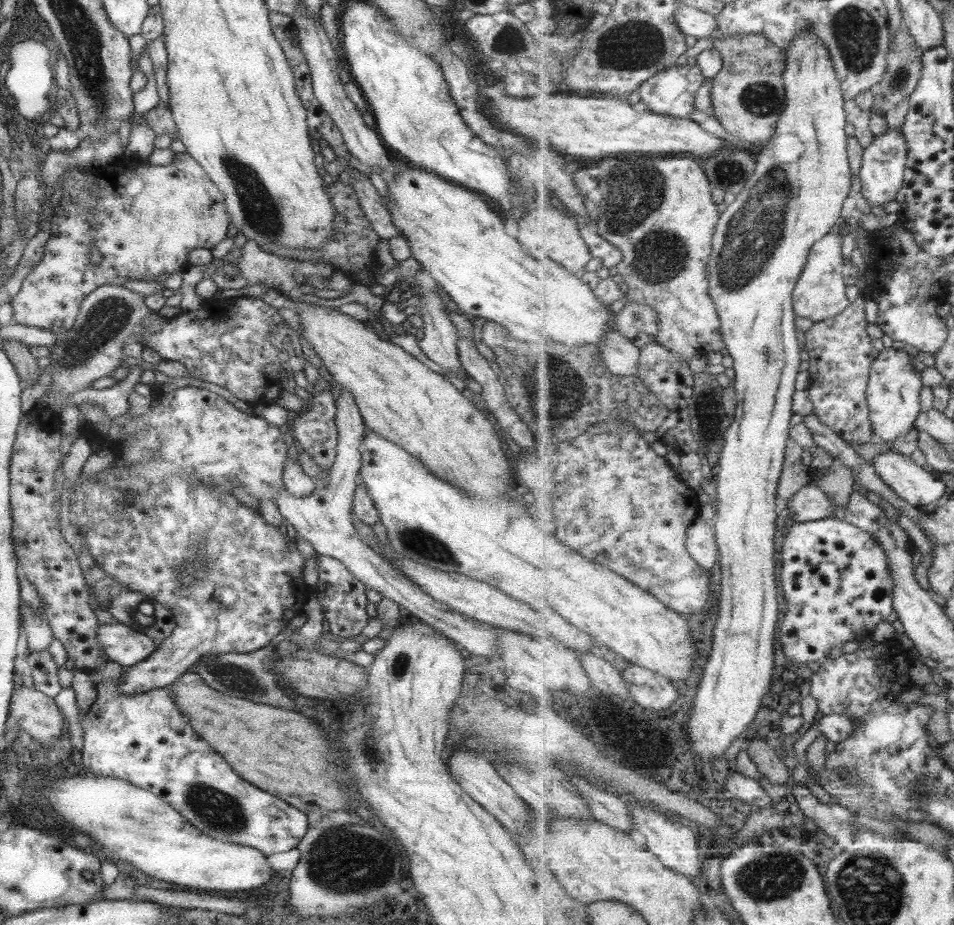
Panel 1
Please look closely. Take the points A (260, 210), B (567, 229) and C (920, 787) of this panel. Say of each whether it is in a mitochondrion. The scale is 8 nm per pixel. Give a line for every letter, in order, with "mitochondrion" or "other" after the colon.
A: mitochondrion
B: other
C: mitochondrion

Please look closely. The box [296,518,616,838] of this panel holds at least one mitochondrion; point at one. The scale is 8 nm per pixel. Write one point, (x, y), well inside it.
(426, 545)

